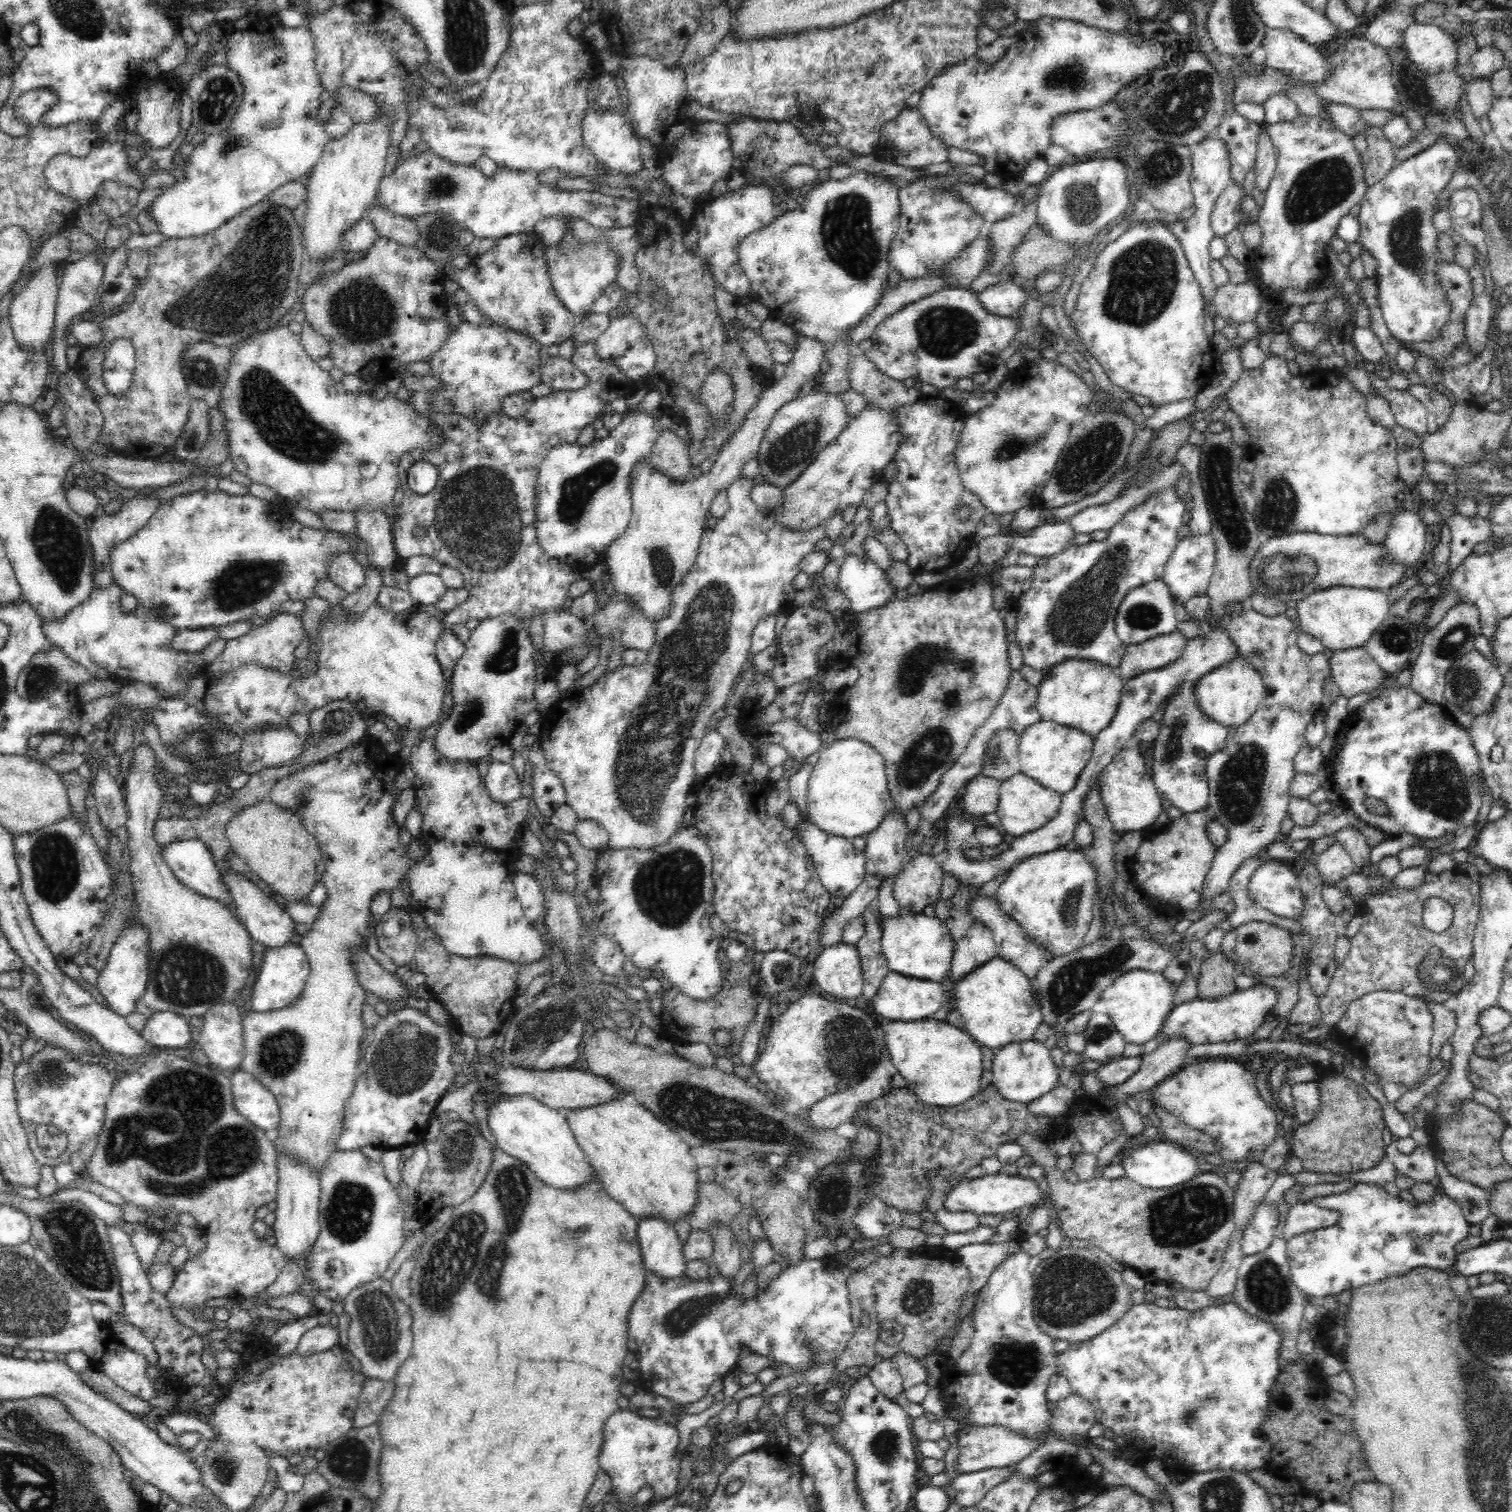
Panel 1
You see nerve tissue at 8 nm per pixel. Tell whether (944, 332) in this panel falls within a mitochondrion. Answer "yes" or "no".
yes

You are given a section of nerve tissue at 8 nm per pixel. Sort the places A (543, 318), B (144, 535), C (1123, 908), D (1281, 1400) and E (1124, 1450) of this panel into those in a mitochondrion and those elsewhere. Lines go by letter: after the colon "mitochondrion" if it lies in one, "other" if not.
A: mitochondrion
B: other
C: other
D: mitochondrion
E: other

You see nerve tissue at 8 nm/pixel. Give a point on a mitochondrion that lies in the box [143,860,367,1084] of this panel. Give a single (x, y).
(183, 975)

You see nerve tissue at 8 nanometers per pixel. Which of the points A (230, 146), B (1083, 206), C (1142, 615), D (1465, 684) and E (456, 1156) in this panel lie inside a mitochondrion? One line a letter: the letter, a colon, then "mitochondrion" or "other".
A: mitochondrion
B: mitochondrion
C: mitochondrion
D: mitochondrion
E: mitochondrion

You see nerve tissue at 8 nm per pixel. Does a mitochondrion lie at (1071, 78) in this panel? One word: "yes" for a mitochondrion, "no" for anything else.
yes

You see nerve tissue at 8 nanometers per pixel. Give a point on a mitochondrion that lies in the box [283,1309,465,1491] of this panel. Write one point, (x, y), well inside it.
(349, 1460)

